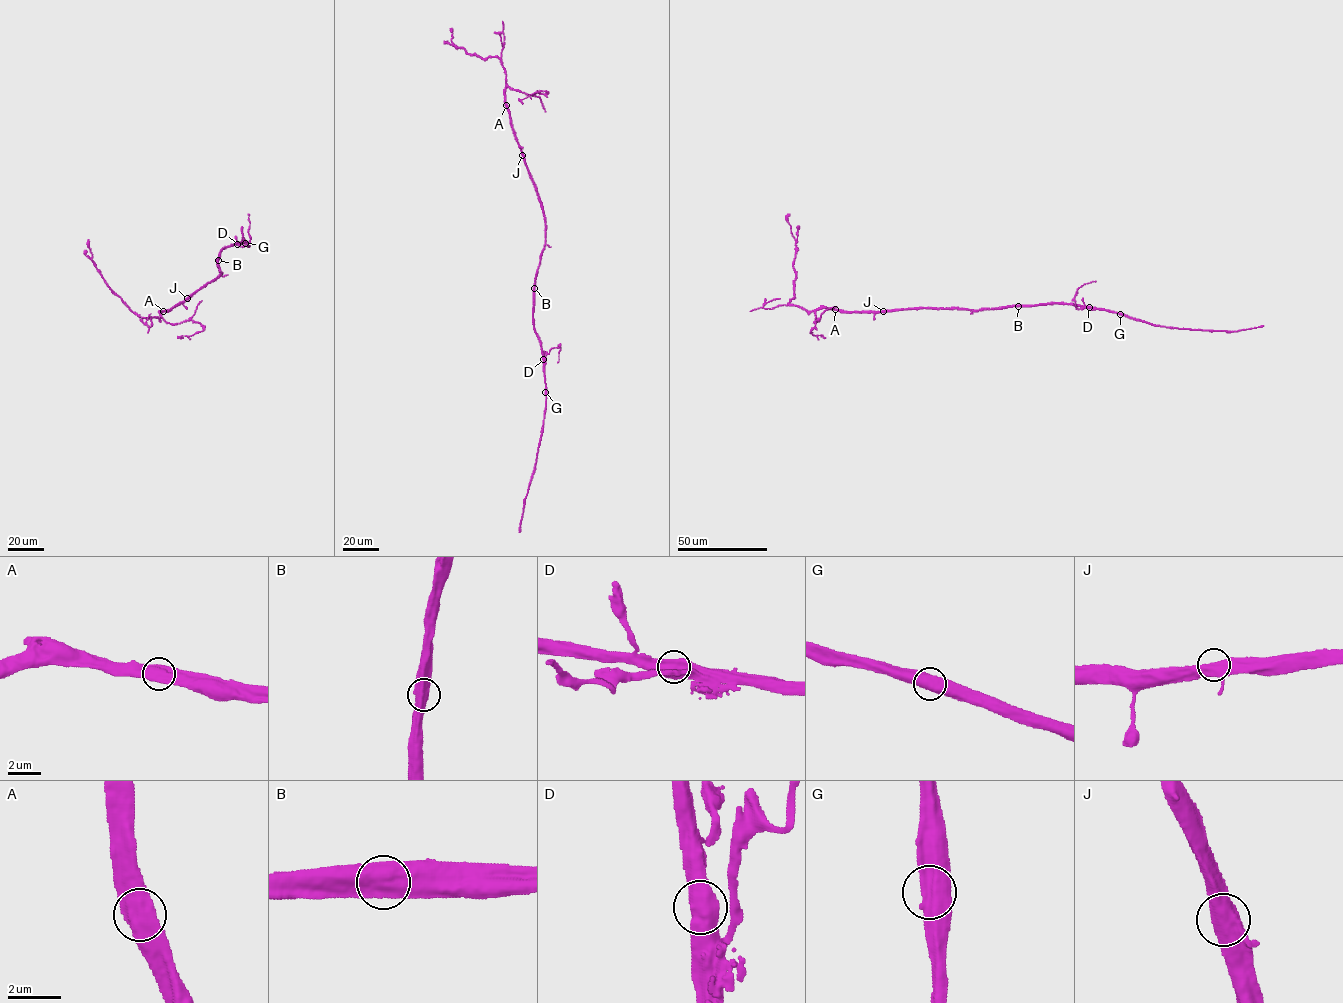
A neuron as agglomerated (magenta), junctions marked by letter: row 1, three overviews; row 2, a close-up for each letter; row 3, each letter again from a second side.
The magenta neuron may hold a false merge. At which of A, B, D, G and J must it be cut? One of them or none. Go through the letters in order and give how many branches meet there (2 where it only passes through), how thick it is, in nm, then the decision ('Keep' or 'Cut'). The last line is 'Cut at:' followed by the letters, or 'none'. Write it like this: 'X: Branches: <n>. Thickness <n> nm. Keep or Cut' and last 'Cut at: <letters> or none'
A: Branches: 2. Thickness 750 nm. Keep
B: Branches: 2. Thickness 750 nm. Keep
D: Branches: 2. Thickness 700 nm. Keep
G: Branches: 2. Thickness 650 nm. Keep
J: Branches: 2. Thickness 650 nm. Keep
Cut at: none

